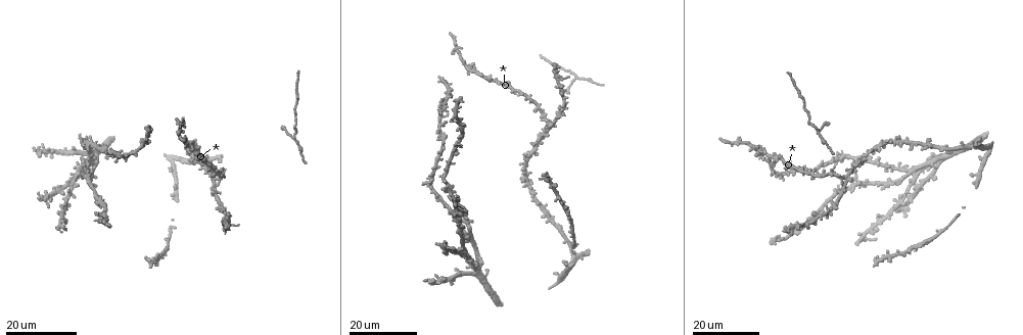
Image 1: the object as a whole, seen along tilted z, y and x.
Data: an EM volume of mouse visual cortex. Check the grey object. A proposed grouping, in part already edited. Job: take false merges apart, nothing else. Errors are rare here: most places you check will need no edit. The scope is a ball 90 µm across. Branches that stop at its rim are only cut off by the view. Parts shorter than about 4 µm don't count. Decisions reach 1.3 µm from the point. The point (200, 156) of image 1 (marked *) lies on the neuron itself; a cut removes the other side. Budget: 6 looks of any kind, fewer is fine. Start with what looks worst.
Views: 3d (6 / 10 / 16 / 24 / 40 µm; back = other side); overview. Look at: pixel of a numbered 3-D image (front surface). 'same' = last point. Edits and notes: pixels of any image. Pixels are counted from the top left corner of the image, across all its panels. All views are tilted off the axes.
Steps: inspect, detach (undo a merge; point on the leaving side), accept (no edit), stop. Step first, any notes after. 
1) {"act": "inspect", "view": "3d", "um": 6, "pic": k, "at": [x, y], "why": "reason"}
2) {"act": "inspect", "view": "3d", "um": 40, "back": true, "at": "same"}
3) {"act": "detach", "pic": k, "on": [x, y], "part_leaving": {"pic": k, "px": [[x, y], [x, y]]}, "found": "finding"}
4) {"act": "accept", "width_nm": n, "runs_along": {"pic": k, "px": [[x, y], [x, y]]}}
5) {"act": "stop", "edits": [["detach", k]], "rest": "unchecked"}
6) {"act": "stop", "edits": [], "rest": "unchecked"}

{"act": "inspect", "view": "3d", "um": 16, "pic": 1, "at": [293, 139], "why": "branch point"}

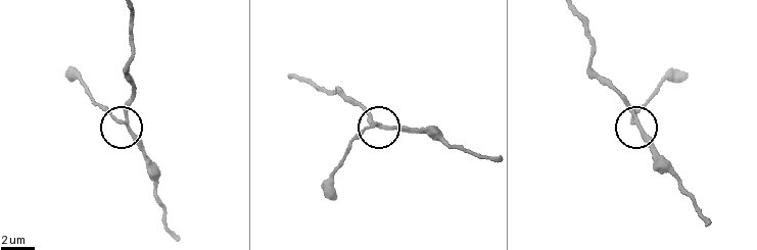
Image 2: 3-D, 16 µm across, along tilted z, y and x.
{"act": "inspect", "view": "3d", "um": 6, "pic": 2, "at": [380, 125]}

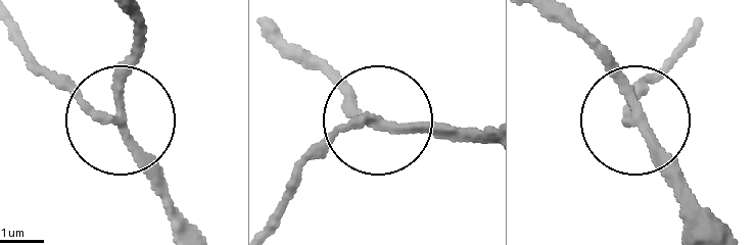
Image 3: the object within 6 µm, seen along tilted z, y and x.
{"act": "detach", "pic": 3, "on": [59, 86], "width_nm": 190, "part_leaving": {"pic": 3, "px": [[115, 115], [60, 86], [10, 26]]}, "found": "two neurons meet here"}

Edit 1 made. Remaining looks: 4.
{"act": "inspect", "view": "3d", "um": 24, "pic": 1, "at": [472, 241]}

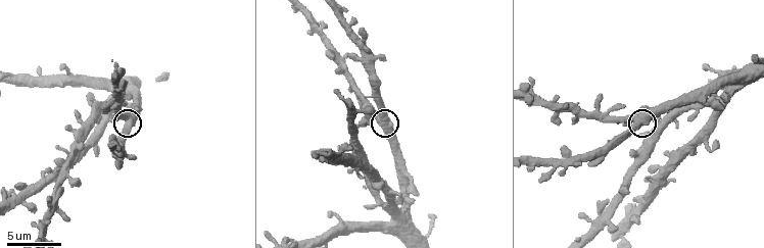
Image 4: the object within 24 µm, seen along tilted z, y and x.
{"act": "inspect", "view": "3d", "um": 6, "pic": 4, "at": [641, 123], "why": "zoom in"}

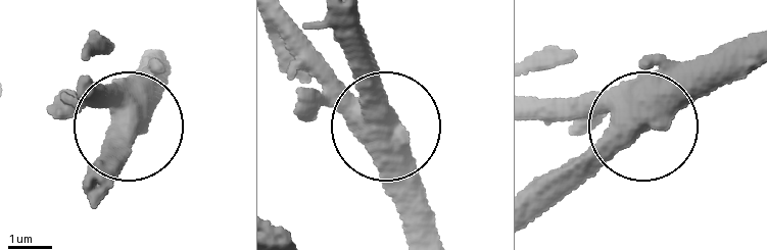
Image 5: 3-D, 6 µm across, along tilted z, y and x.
{"act": "accept", "runs_along": {"pic": 5, "px": [[536, 98], [595, 99], [638, 120], [749, 40]]}, "found": "continuous, no second neuron"}

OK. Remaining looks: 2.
{"act": "inspect", "view": "3d", "um": 16, "pic": 1, "at": [543, 113], "why": "thin arm on a thick one"}

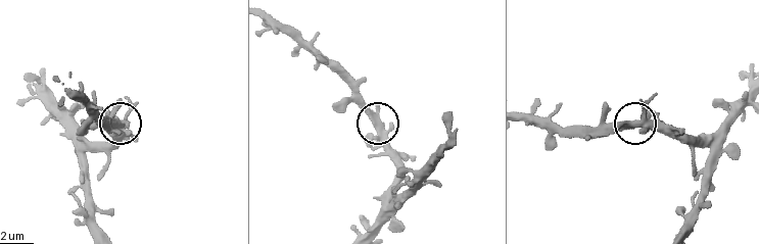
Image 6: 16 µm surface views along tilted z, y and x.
{"act": "inspect", "view": "3d", "um": 6, "pic": 6, "at": [643, 117], "why": "closer look"}

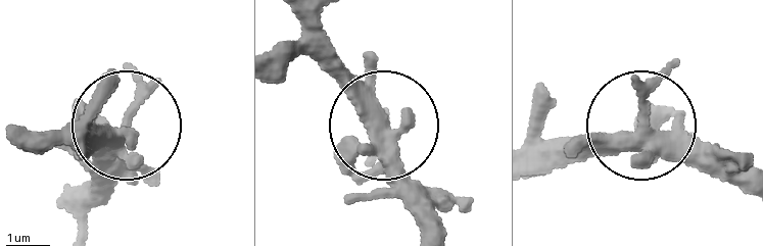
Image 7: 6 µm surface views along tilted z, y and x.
{"act": "accept", "runs_along": {"pic": 7, "px": [[302, 20], [369, 101], [385, 158], [461, 199]]}, "found": "all the same neuron"}

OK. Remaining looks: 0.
{"act": "stop", "edits": [["detach", 3]], "rest": "unchecked"}

